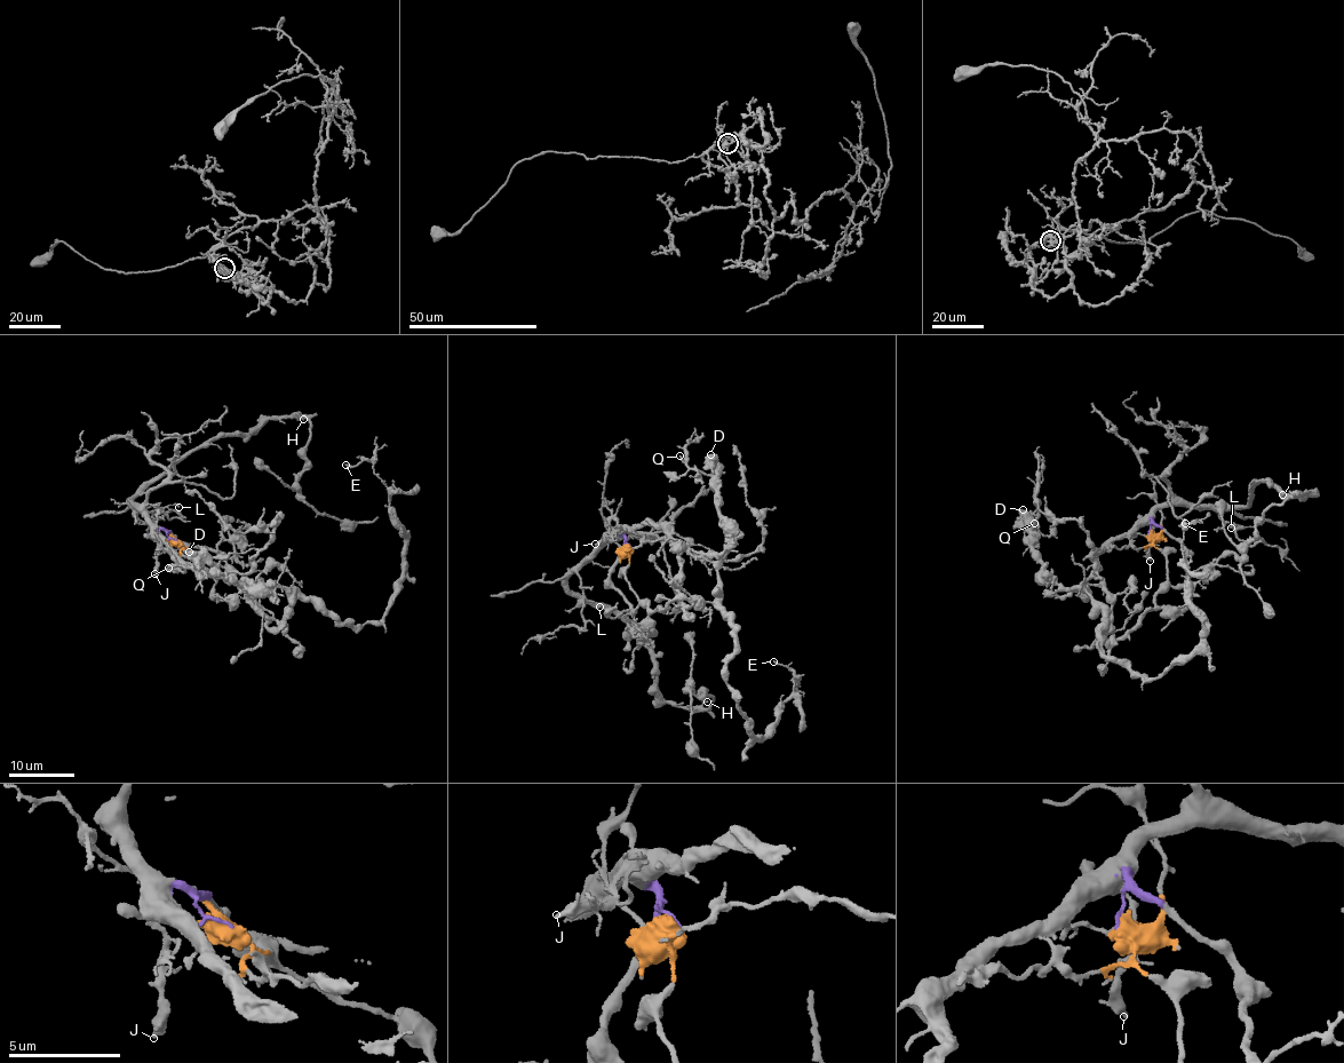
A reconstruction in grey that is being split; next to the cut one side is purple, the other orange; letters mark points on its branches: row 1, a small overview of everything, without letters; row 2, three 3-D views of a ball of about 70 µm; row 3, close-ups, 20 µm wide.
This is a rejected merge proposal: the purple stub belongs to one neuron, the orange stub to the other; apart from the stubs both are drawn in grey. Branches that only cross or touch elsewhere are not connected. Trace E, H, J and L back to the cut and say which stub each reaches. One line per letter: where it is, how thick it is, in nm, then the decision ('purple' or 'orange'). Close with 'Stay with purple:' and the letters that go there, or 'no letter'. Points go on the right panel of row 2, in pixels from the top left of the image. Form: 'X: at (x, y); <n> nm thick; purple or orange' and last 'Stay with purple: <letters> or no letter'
E: at (1185, 523); 140 nm thick; orange
H: at (1282, 494); 110 nm thick; purple
J: at (1150, 561); 280 nm thick; purple
L: at (1231, 528); 120 nm thick; purple
Stay with purple: H, J, L

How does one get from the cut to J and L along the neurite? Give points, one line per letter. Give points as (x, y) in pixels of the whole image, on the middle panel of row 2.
J: (629, 546), (623, 537), (614, 533), (612, 540), (595, 544)
L: (629, 546), (617, 532), (578, 571), (583, 596), (599, 607)

